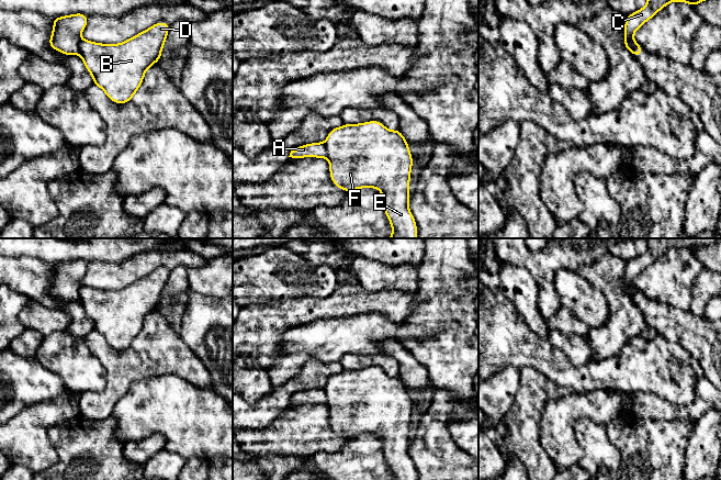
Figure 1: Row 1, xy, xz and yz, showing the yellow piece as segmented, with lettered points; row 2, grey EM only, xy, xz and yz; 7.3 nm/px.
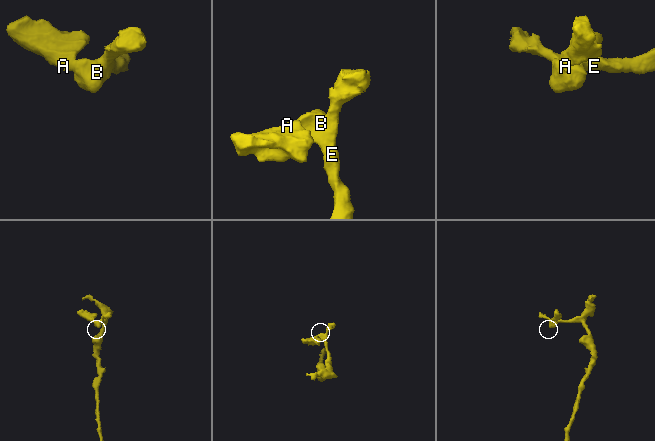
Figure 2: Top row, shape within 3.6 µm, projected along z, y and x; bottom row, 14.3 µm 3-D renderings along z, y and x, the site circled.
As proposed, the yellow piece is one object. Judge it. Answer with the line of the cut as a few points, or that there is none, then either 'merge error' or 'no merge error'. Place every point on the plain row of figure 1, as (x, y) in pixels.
xy (81, 286), (79, 299) | merge error

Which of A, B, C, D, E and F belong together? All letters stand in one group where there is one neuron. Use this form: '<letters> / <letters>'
A C / B D E F

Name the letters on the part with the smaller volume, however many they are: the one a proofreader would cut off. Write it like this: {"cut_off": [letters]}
{"cut_off": ["A", "C"]}

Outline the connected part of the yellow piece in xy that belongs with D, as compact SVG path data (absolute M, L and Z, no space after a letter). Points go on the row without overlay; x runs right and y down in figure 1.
M158 268L120 290L81 286L79 297L93 330L117 350L128 348L139 335L146 316L159 308L170 271Z

